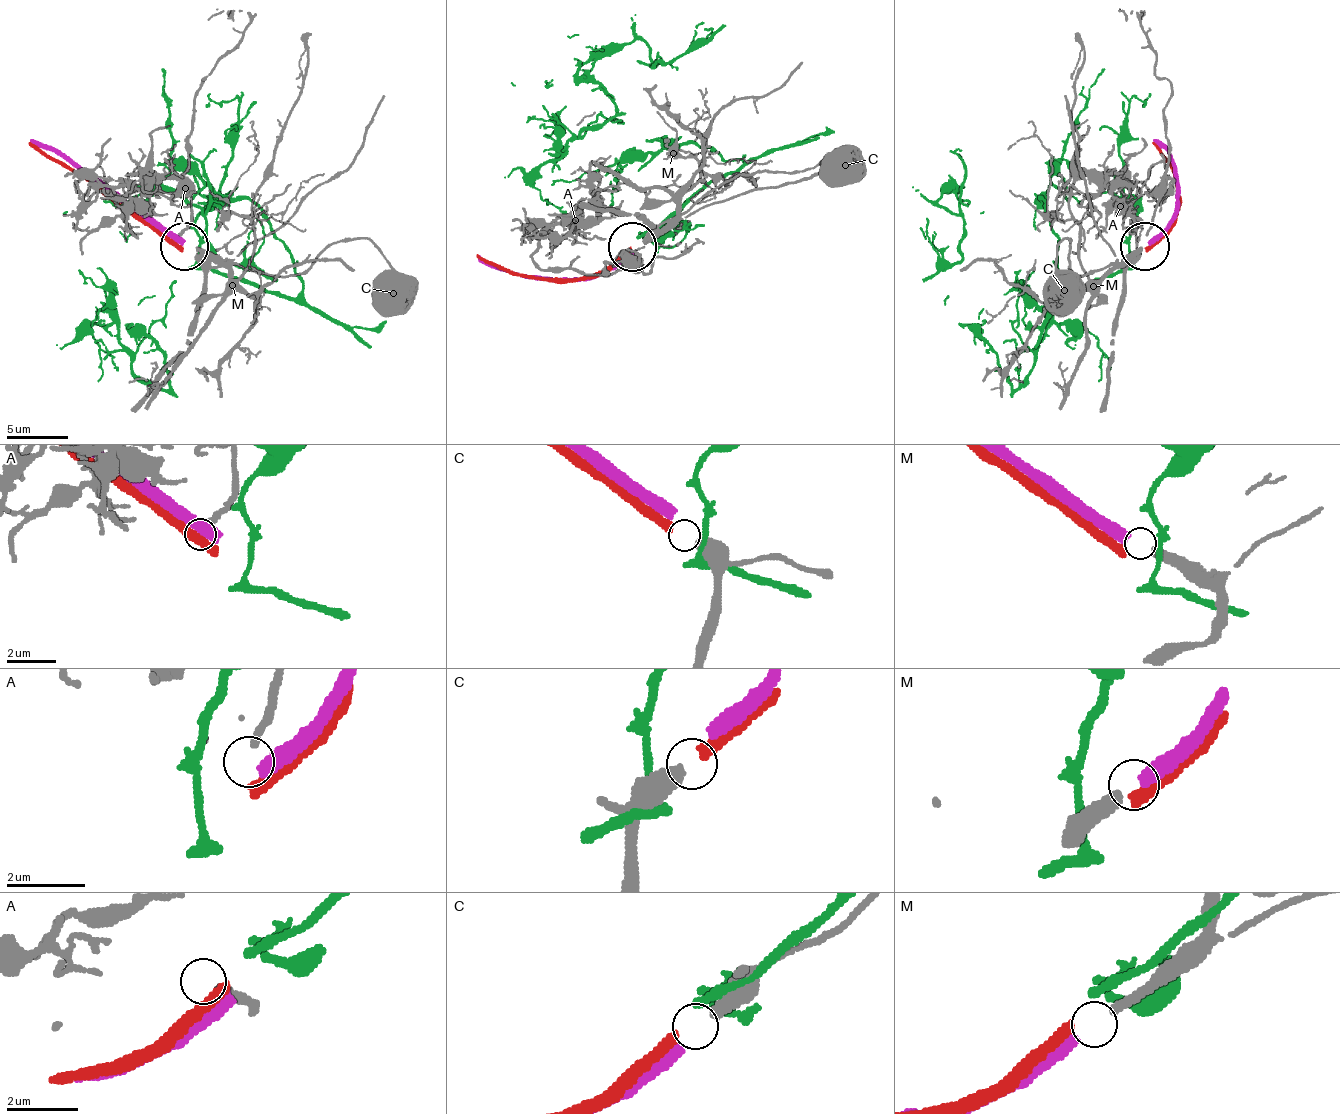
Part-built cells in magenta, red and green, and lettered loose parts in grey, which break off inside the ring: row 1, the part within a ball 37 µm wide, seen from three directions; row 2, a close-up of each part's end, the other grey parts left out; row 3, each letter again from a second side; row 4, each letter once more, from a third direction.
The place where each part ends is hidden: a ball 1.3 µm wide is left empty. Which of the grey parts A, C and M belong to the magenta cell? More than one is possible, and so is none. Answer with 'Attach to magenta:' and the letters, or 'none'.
Attach to magenta: M

